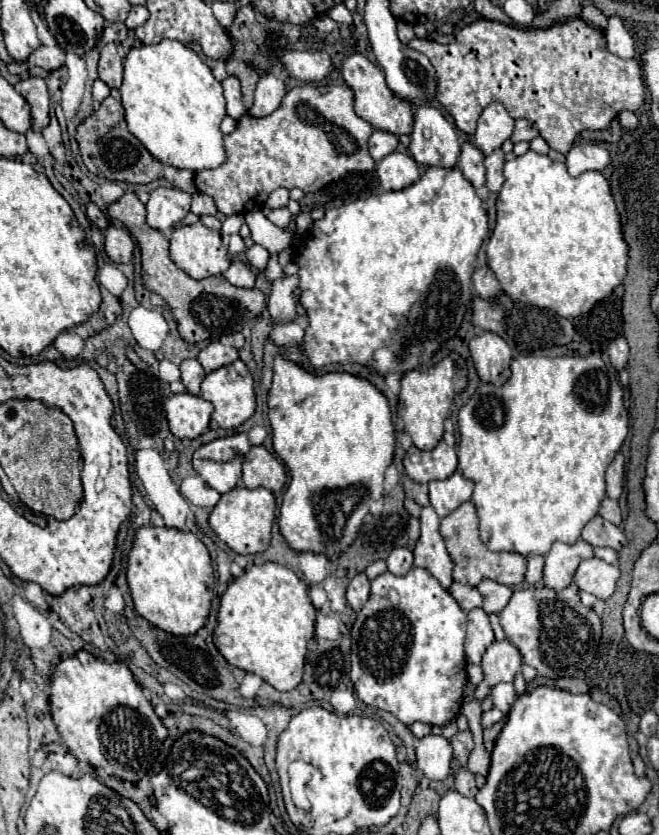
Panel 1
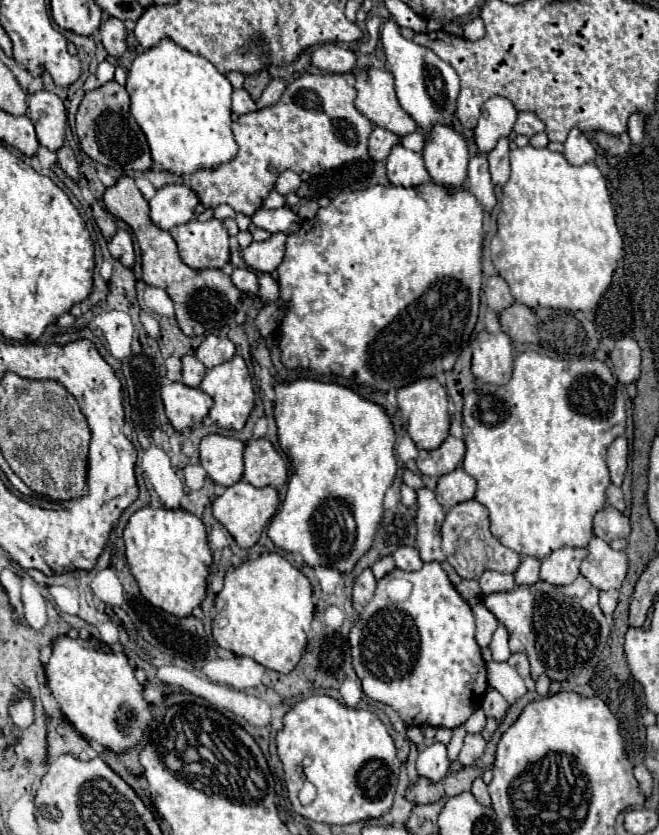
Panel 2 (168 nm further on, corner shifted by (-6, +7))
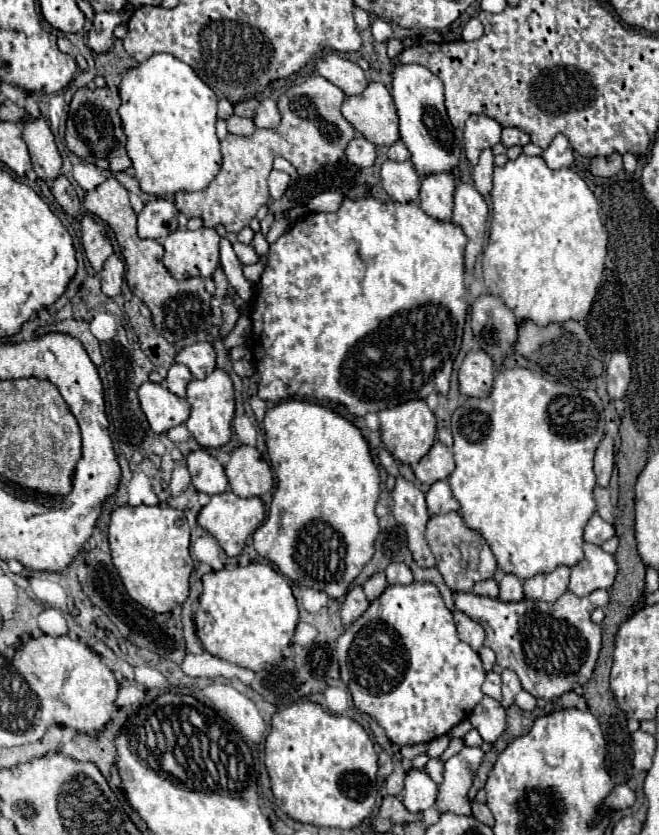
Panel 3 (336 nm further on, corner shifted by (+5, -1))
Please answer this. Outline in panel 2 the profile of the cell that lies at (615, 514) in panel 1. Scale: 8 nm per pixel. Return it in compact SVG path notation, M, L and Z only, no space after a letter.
M609 484L609 488L607 488L607 504L609 504L609 506L613 506L613 508L617 508L619 512L623 512L623 510L625 510L623 492L621 492L621 488L619 488L619 486Z

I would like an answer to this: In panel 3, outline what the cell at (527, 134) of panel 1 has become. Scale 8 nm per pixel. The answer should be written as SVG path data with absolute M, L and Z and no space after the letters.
M504 128L502 130L502 144L506 148L518 144L518 146L526 146L530 142L530 136L526 132L522 132L520 128Z

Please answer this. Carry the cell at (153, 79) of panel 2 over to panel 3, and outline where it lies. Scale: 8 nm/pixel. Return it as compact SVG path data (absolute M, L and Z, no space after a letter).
M154 54L122 76L120 98L122 106L118 108L118 114L128 138L126 150L142 192L154 196L172 196L180 190L196 192L206 188L216 178L222 166L220 140L216 135L218 98L188 64L180 62L172 54Z

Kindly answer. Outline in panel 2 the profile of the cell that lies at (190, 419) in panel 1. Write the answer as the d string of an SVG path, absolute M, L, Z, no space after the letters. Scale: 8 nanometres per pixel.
M183 382L163 384L161 400L171 426L179 432L193 426L195 422L201 422L213 406L213 400L201 388L191 388Z

